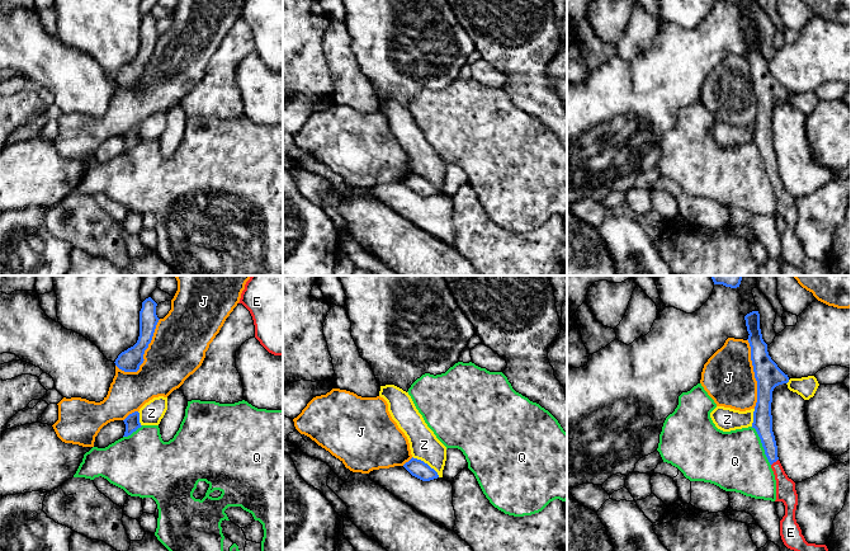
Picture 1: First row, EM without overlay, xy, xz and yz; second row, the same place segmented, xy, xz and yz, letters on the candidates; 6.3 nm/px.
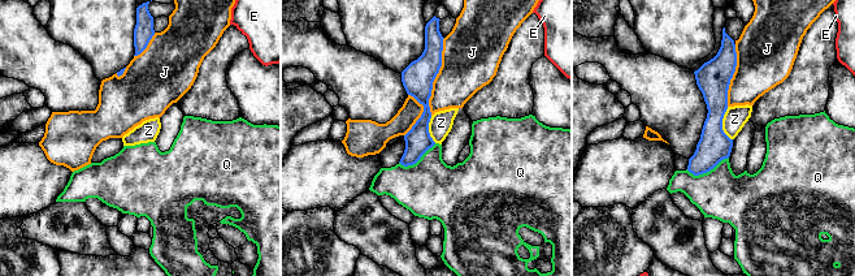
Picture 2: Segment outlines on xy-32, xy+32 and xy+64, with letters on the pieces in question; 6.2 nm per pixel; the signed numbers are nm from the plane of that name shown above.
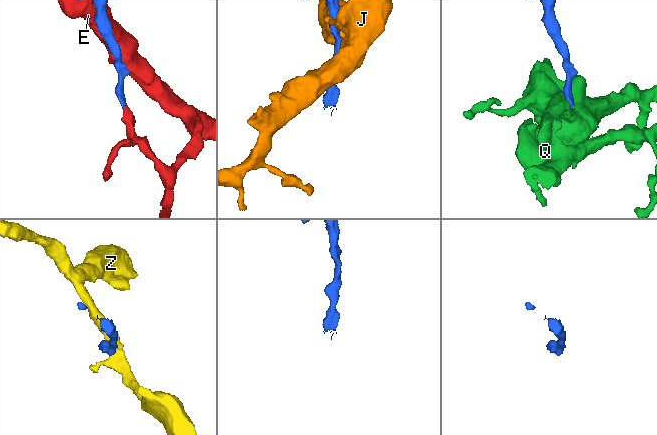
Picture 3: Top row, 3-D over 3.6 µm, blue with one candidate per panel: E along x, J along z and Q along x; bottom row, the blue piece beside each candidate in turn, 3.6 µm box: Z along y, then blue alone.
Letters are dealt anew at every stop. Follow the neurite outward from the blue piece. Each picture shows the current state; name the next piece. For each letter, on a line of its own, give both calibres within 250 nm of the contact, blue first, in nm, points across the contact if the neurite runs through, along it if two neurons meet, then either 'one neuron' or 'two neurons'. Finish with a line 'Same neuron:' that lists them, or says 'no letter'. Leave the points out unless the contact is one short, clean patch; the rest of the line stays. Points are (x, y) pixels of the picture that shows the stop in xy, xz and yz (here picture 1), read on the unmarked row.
E: 120 nm thick on the blue side, 130 nm on the other; one neuron
J: 140 nm thick on the blue side, 360 nm on the other; two neurons
Q: 130 nm thick on the blue side, 380 nm on the other; two neurons
Z: 110 nm thick on the blue side, 190 nm on the other; border along xz (412, 172), (426, 178), (439, 192); two neurons
Same neuron: E

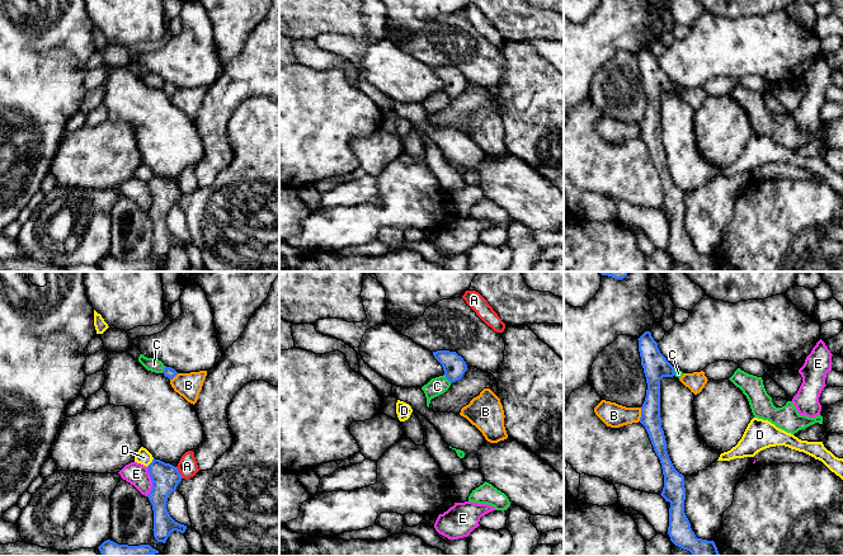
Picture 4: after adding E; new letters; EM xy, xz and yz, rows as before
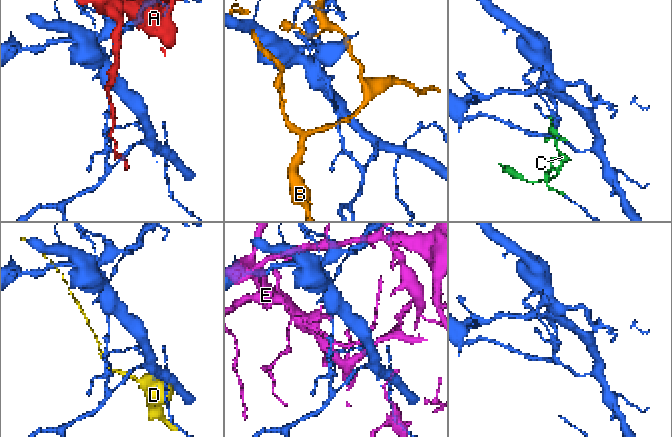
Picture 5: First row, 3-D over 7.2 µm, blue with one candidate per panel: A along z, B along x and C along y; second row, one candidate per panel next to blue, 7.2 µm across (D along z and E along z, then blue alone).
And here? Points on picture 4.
A: 180 nm thick on the blue side, 120 nm on the other; two neurons
B: 130 nm thick on the blue side, 150 nm on the other; border along yz (641, 123), (639, 136); two neurons
C: 140 nm thick on the blue side, 120 nm on the other; border along xz (443, 90), (451, 98); two neurons
D: 180 nm thick on the blue side, 90 nm on the other; two neurons
E: 180 nm thick on the blue side, 140 nm on the other; two neurons
Same neuron: no letter

